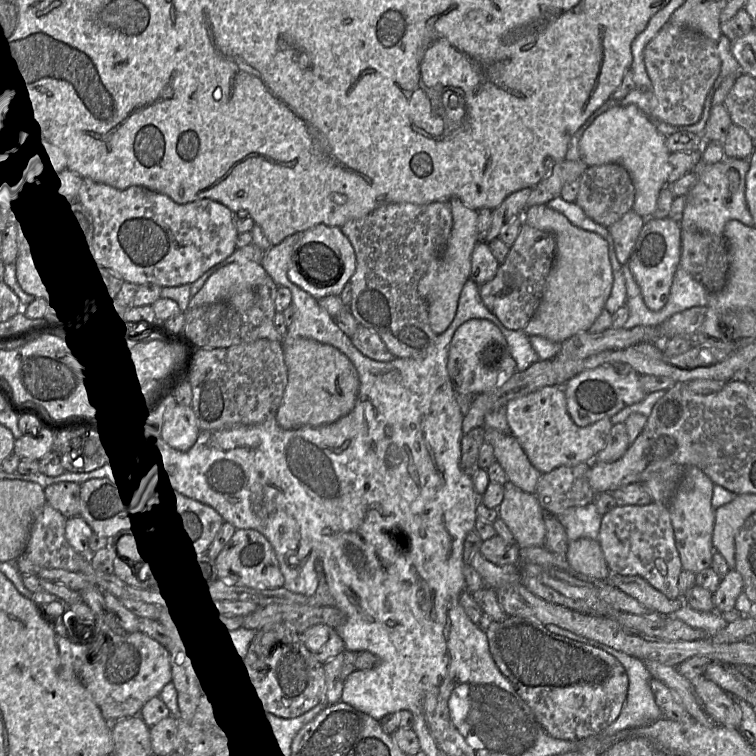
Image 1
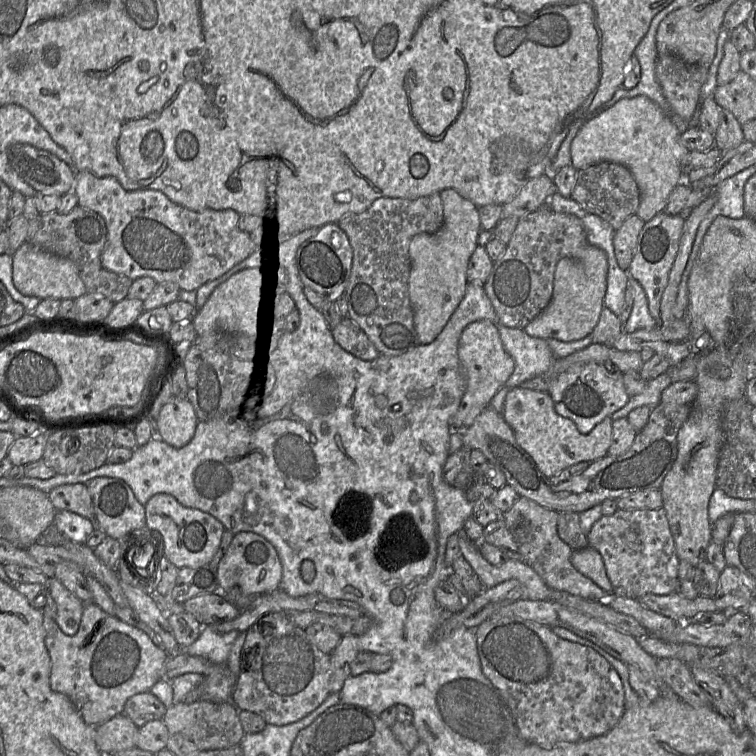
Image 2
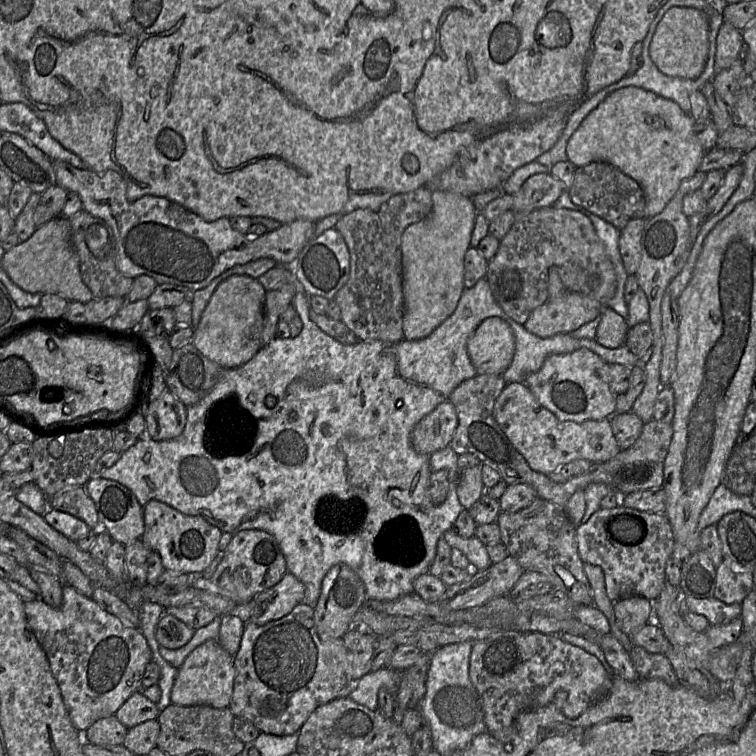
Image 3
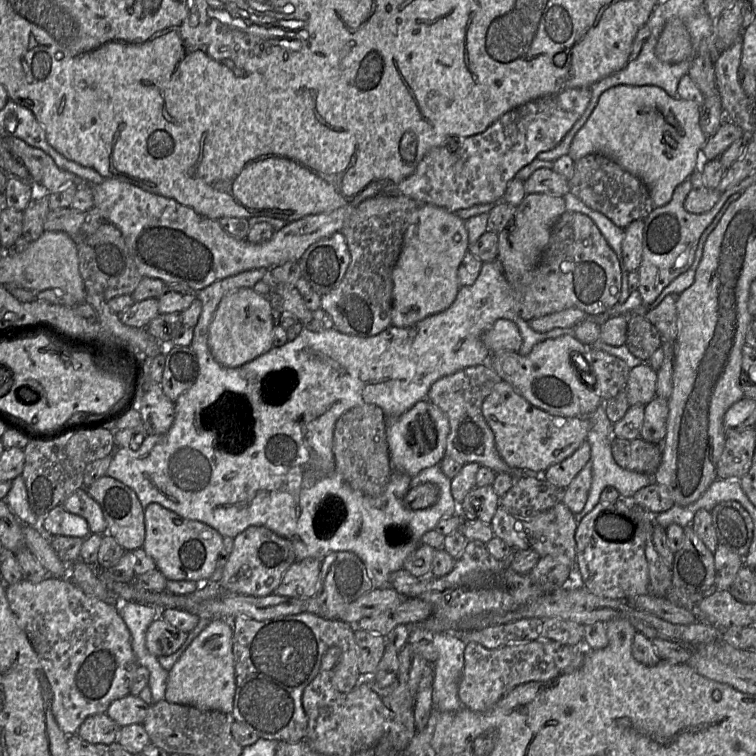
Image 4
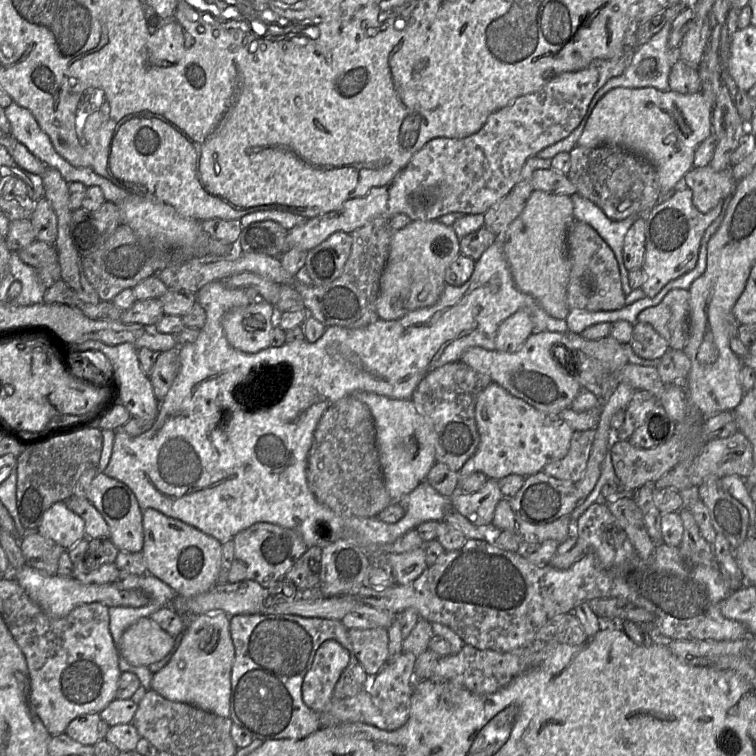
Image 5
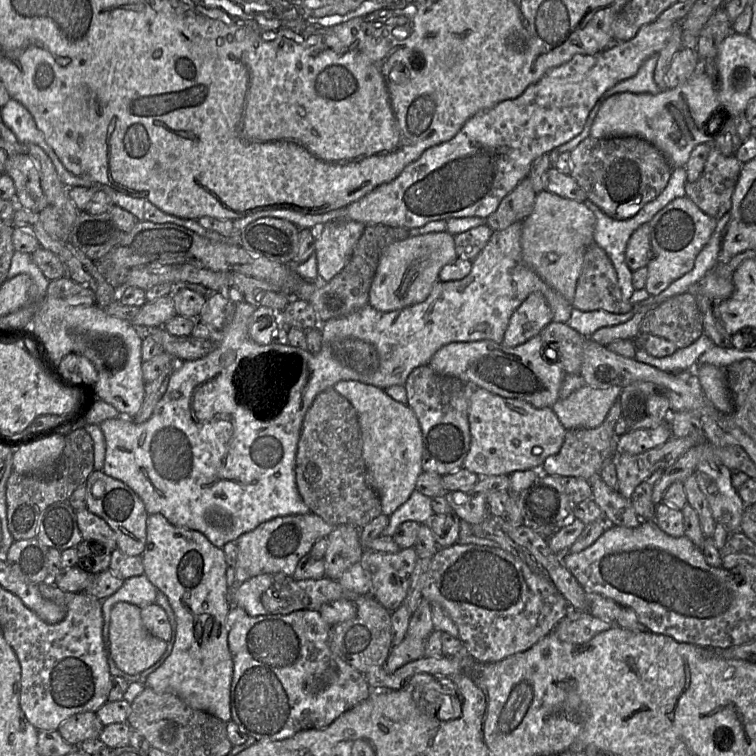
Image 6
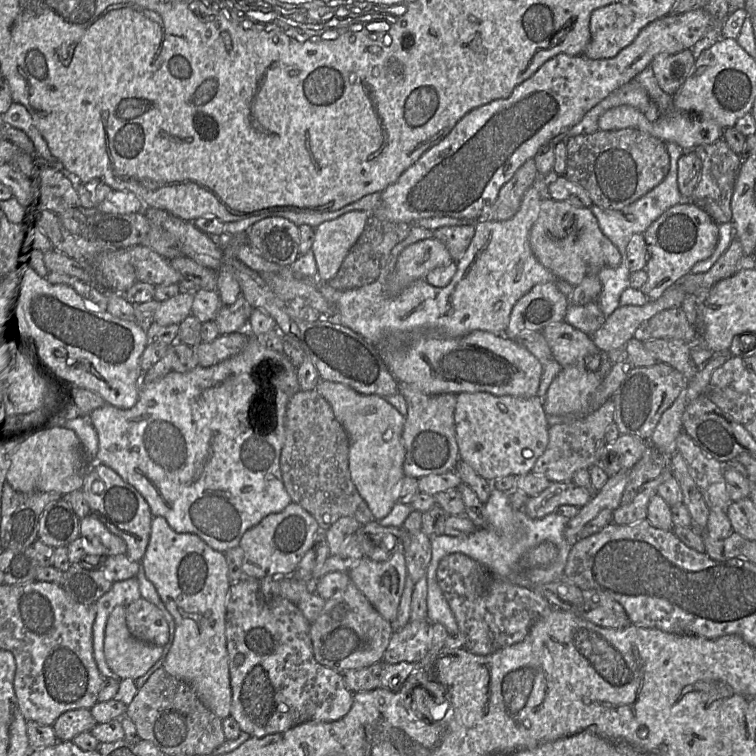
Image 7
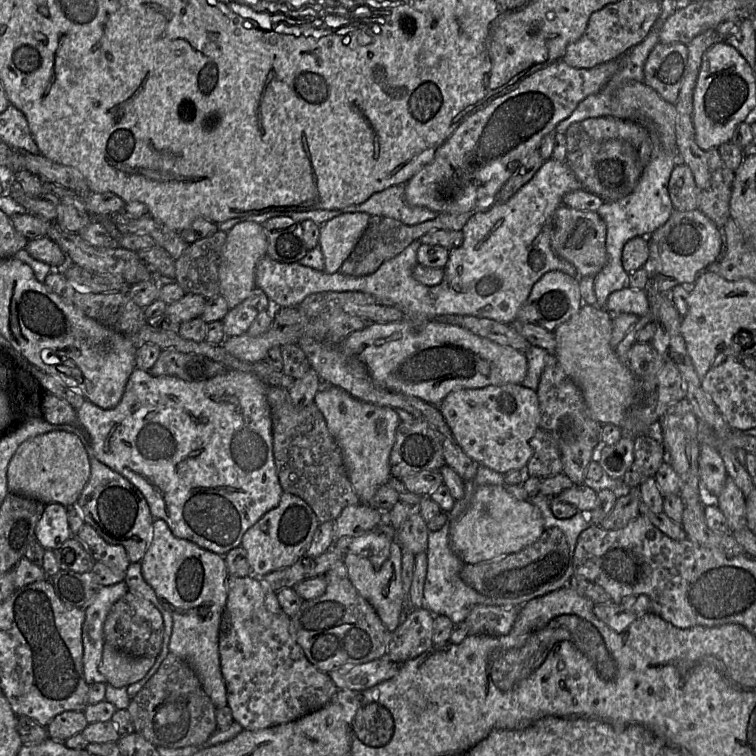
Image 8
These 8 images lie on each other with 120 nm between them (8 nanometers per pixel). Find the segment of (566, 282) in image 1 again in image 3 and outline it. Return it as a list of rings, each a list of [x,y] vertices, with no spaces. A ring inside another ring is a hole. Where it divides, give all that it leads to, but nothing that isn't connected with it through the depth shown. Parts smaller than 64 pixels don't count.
[[[551,266],[548,271],[548,297],[542,305],[532,311],[523,326],[530,333],[542,338],[560,333],[571,333],[601,315],[603,307],[599,301],[589,296],[566,289],[557,267]]]

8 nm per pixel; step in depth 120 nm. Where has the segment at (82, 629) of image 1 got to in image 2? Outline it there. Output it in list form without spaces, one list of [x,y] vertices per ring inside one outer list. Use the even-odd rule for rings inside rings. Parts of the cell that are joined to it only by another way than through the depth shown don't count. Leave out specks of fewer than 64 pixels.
[[[48,577],[45,587],[56,604],[57,625],[66,635],[76,634],[84,603],[53,577]]]

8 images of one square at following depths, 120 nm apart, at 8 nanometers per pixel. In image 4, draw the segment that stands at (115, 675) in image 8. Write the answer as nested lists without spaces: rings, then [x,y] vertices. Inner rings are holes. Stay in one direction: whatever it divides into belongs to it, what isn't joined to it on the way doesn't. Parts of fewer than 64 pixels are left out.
[[[161,617],[155,618],[147,628],[145,646],[155,657],[175,653],[187,639],[188,633],[179,630]]]

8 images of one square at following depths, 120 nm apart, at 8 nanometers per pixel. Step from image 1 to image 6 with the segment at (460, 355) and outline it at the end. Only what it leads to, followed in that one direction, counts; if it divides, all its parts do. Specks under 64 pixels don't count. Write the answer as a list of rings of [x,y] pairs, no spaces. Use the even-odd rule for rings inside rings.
[[[540,292],[531,293],[511,315],[502,344],[515,347],[530,338],[552,322],[552,311],[546,298]],[[339,381],[333,389],[344,397],[357,413],[361,440],[362,458],[366,468],[367,482],[377,493],[382,508],[382,514],[390,516],[395,510],[403,505],[412,495],[416,488],[417,478],[423,473],[422,432],[417,416],[406,404],[403,405],[391,399],[383,389],[358,381]]]

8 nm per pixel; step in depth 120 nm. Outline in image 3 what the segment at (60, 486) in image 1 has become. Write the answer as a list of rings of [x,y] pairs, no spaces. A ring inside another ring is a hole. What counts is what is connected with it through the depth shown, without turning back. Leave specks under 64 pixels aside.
[[[84,486],[67,488],[57,492],[49,499],[49,507],[79,518],[90,529],[95,528],[99,522],[95,504]]]

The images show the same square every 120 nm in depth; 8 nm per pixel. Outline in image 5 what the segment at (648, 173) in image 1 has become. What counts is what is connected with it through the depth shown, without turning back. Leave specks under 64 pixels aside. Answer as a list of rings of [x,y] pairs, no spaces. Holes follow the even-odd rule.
[[[617,87],[597,102],[577,145],[616,145],[641,156],[655,167],[661,197],[667,196],[693,167],[697,146],[712,134],[712,110],[701,91],[681,94],[654,87]]]

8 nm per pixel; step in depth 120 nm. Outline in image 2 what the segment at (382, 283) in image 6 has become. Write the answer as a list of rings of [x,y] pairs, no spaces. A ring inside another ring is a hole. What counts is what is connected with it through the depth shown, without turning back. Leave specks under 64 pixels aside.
[[[455,189],[442,190],[440,197],[443,203],[443,226],[432,234],[415,235],[409,244],[409,298],[418,343],[422,345],[433,342],[439,336],[462,301],[468,283],[468,262],[479,245],[478,236],[481,231],[478,206]]]

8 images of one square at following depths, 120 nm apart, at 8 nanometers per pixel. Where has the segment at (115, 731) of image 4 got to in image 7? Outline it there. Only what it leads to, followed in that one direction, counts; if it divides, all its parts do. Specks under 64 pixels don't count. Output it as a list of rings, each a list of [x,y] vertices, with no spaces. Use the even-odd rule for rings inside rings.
[[[87,708],[63,712],[51,725],[58,741],[71,741],[80,733],[90,732],[97,724]]]

